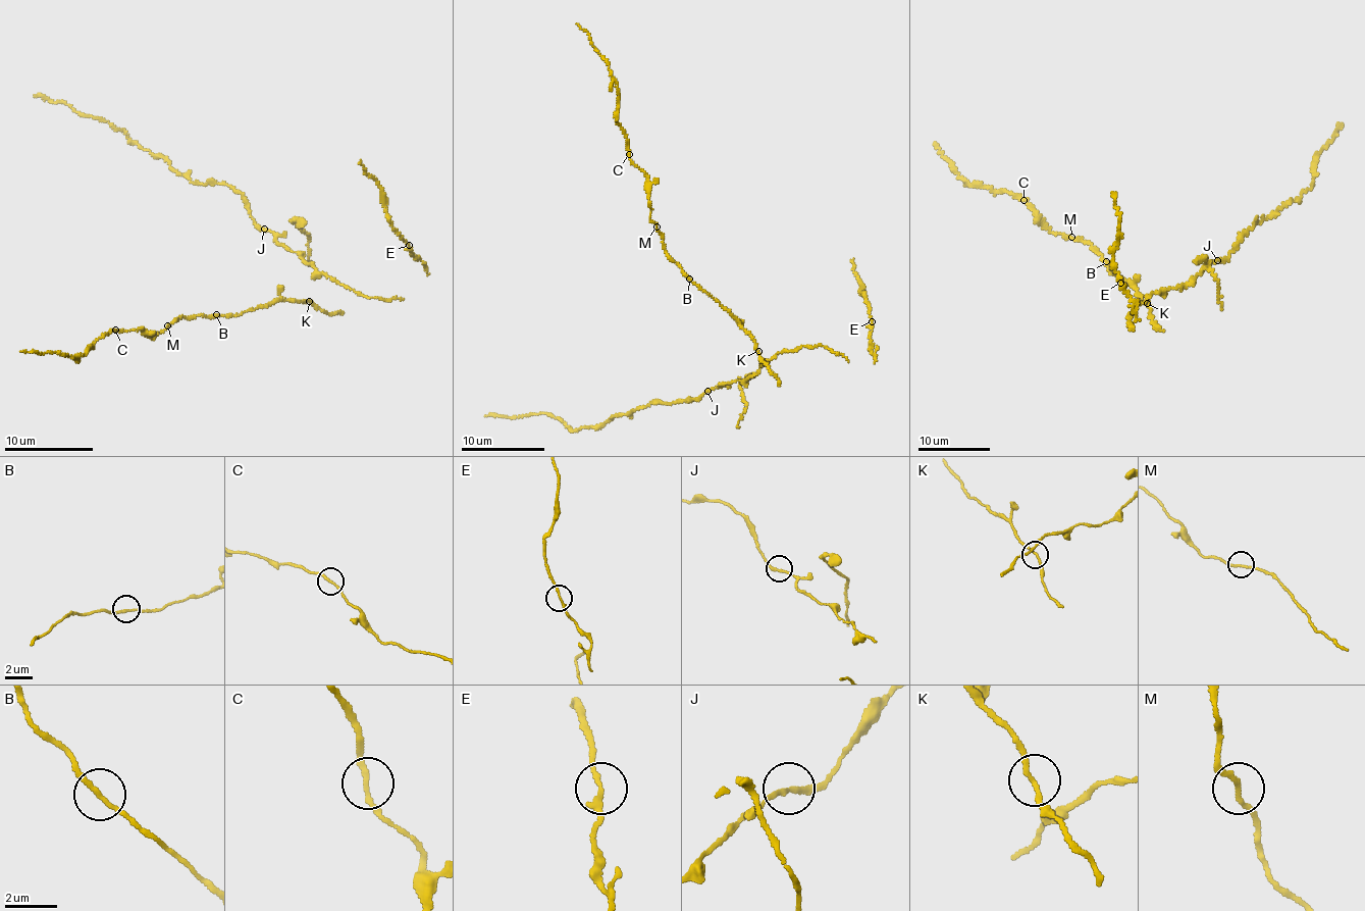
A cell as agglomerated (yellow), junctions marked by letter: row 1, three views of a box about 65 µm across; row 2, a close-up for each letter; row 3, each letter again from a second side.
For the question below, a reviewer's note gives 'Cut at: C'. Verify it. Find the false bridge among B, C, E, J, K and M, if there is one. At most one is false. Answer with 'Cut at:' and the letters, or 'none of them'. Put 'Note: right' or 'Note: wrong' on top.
Note: right
Cut at: C

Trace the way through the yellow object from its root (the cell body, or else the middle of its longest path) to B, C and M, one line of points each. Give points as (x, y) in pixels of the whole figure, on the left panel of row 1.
B: (310, 300), (306, 303), (281, 300), (237, 315), (216, 314)
C: (310, 300), (281, 300), (237, 315), (181, 316), (154, 338), (141, 329), (116, 331)
M: (310, 300), (306, 303), (281, 300), (237, 315), (211, 317), (201, 314), (187, 318), (181, 316), (167, 325)

